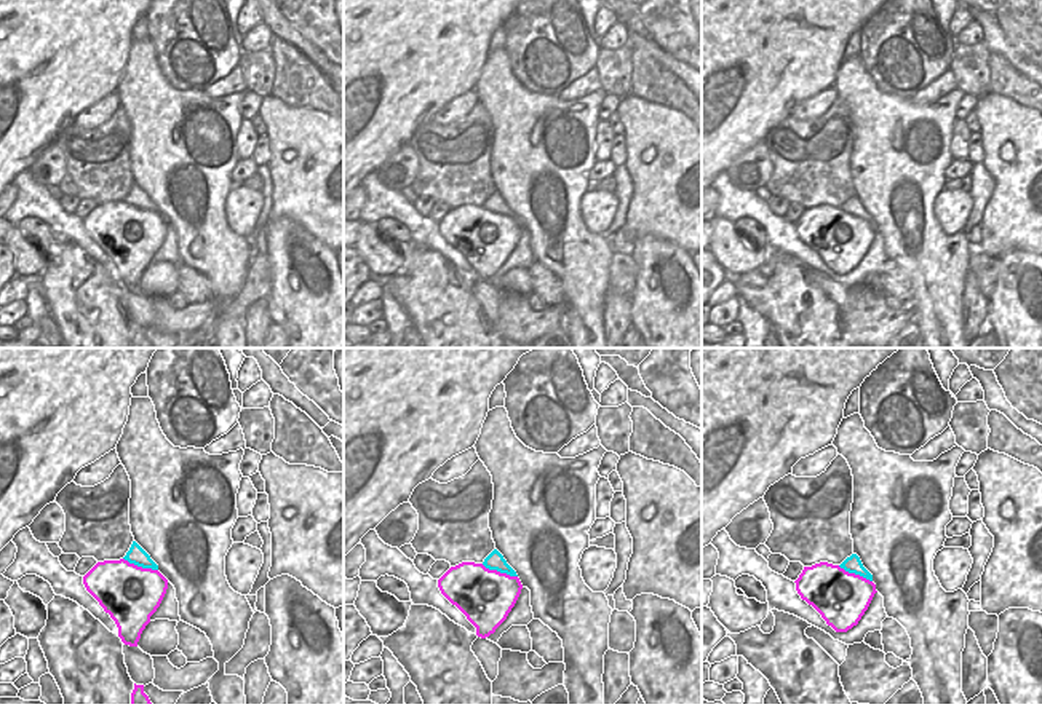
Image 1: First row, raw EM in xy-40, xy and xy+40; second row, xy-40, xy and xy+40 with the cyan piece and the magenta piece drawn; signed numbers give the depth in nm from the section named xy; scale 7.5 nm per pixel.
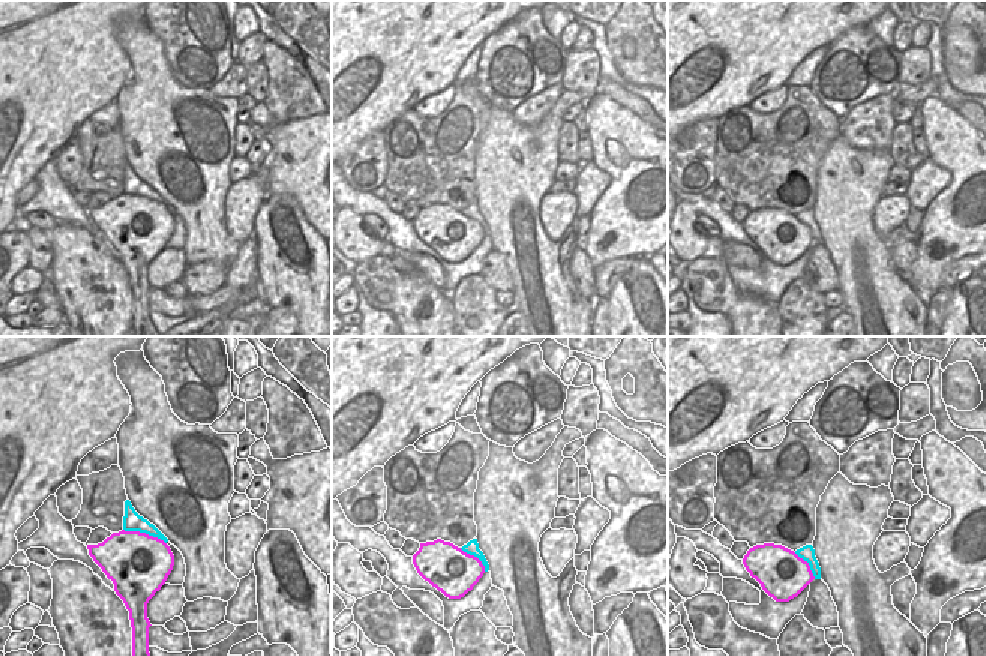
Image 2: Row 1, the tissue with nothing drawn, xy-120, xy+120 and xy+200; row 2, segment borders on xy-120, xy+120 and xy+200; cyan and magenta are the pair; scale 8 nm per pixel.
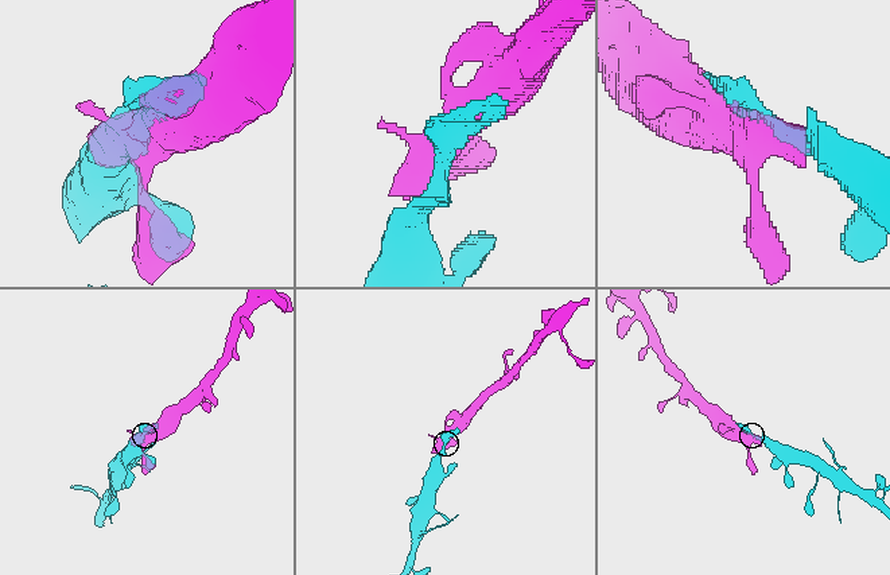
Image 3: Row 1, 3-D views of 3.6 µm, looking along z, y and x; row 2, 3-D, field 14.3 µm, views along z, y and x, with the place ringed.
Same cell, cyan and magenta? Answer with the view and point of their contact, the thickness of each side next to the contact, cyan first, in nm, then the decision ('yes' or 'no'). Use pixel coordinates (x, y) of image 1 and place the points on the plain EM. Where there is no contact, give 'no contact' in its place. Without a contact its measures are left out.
xy (499, 213) | 140/420 nm | yes

